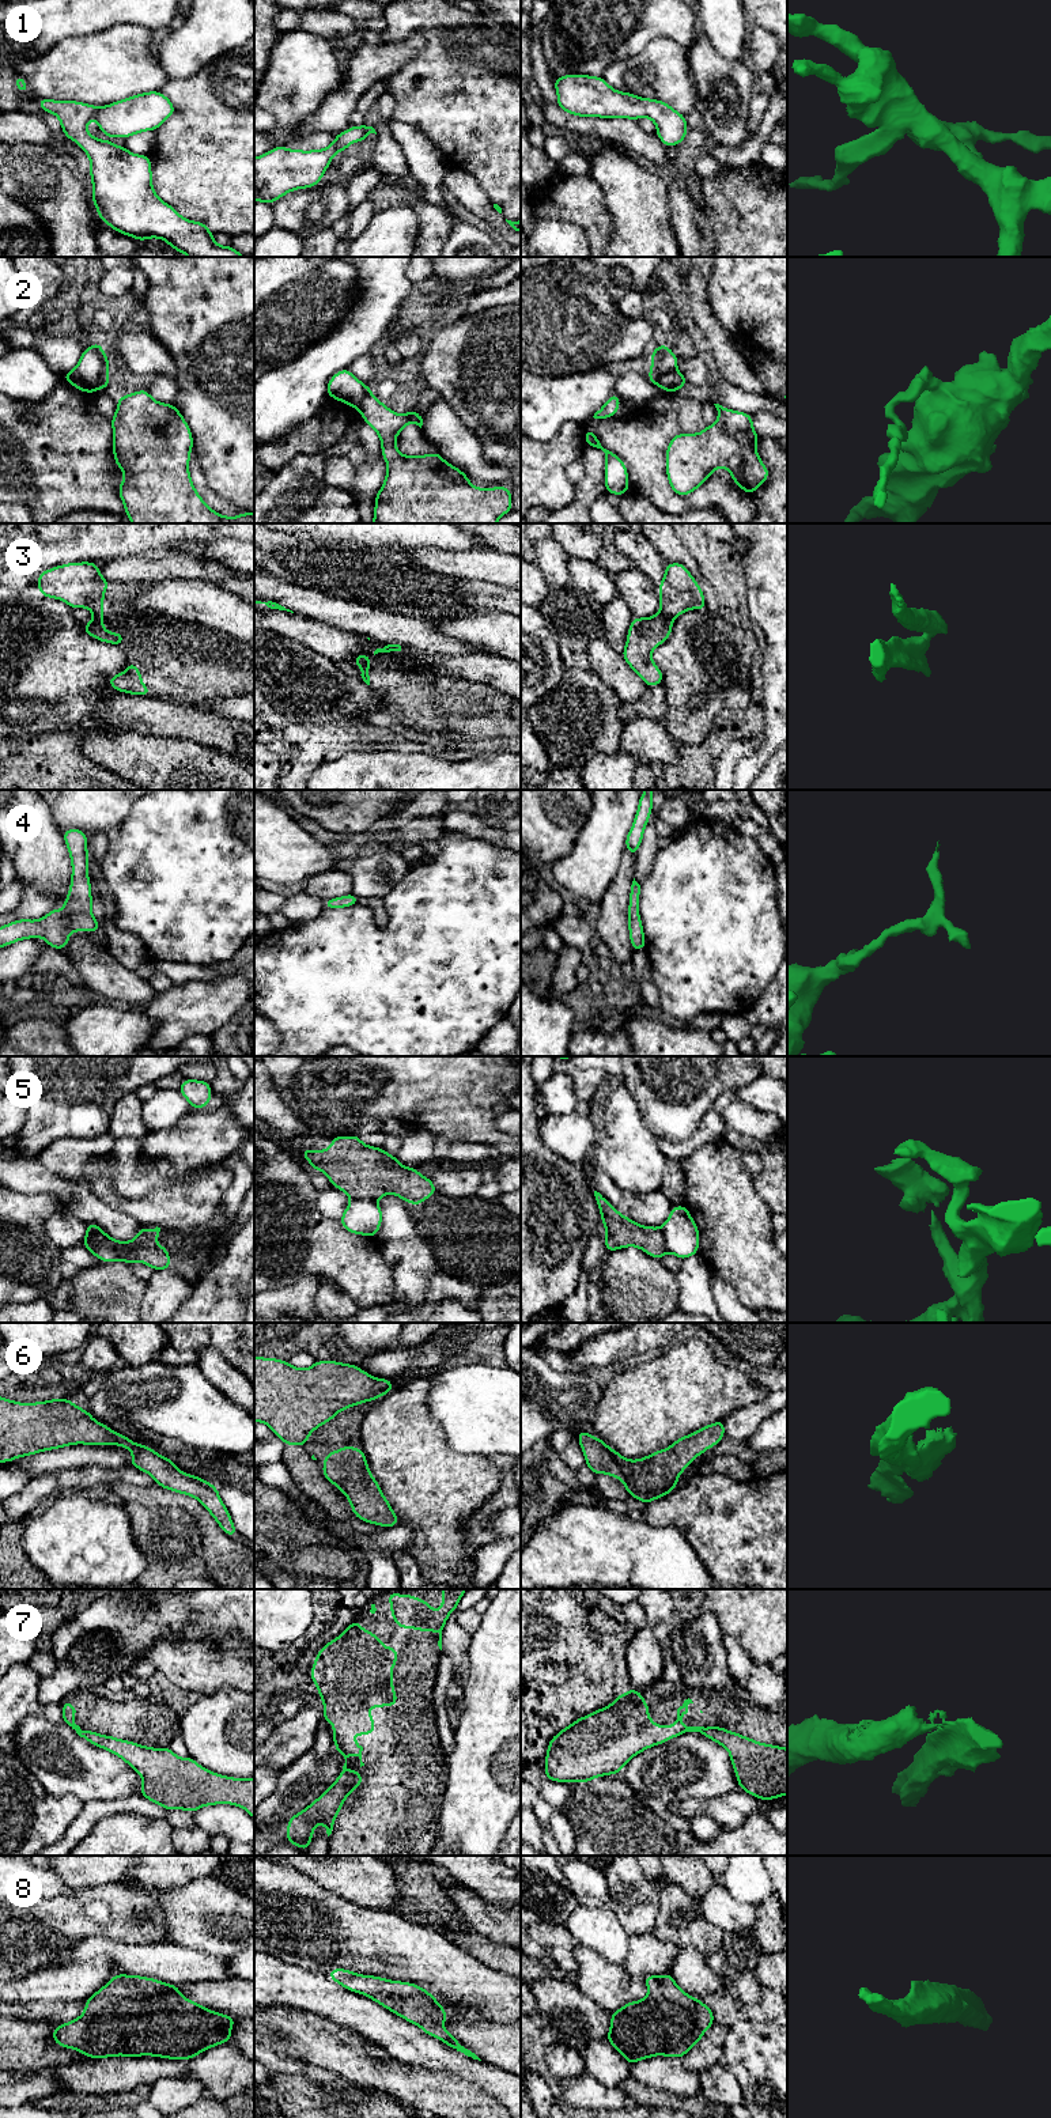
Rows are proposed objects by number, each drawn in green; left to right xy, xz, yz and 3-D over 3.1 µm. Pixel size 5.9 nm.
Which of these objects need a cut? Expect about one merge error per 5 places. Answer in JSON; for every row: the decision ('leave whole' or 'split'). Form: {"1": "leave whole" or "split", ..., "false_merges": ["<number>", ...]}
{"1": "leave whole", "2": "split", "3": "split", "4": "leave whole", "5": "split", "6": "leave whole", "7": "split", "8": "leave whole", "false_merges": ["2", "3", "5", "7"]}

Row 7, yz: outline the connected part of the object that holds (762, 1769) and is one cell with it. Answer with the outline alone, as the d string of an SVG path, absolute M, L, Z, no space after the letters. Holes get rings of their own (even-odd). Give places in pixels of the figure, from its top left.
M708 1726L700 1733L729 1751L738 1788L764 1801L787 1794L787 1748L721 1726Z

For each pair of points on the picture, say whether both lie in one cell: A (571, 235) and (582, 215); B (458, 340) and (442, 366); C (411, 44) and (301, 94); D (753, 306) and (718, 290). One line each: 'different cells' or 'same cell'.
A: different cells
B: same cell
C: different cells
D: same cell

